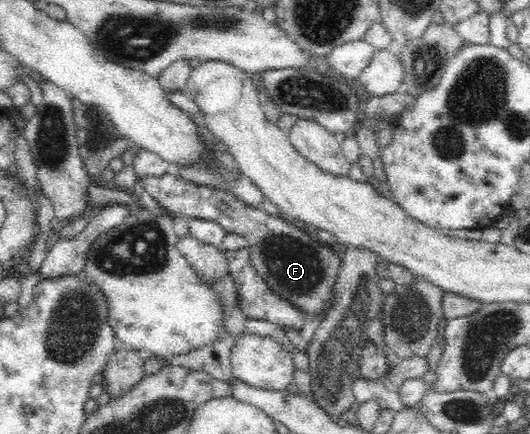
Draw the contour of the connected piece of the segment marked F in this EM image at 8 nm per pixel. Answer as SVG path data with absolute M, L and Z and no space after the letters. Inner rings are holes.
M174 171L163 176L141 177L141 181L157 200L158 209L164 210L166 215L179 213L213 221L225 232L243 236L248 242L252 265L271 291L293 308L302 310L306 317L319 316L325 320L325 314L334 304L333 286L341 268L340 248L328 246L309 230L299 229L279 216L270 215L263 208L247 206L227 190L190 183Z

